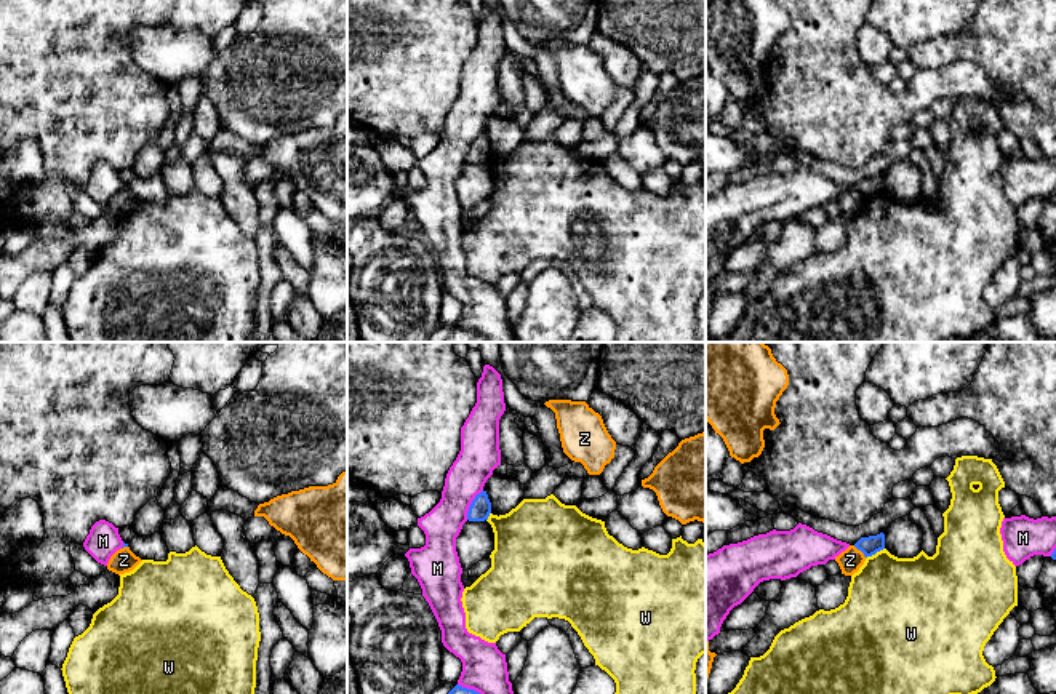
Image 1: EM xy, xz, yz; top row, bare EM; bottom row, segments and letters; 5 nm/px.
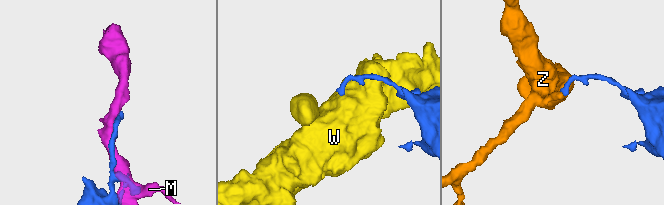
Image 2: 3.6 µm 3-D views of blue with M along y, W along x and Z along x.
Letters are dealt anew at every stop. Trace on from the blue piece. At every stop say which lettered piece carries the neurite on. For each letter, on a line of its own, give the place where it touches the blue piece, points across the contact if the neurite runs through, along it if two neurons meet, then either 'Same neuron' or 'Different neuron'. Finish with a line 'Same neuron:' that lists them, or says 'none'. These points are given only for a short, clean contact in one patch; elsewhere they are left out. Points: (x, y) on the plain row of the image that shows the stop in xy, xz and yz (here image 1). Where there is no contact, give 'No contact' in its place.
M: Touches blue at xz (471, 146). Different neuron
W: Touches blue at yz (874, 195). Boundary: yz (884, 189), (866, 200). Different neuron
Z: Touches blue at yz (860, 191). Boundary: yz (853, 187), (866, 199). Different neuron
Same neuron: none

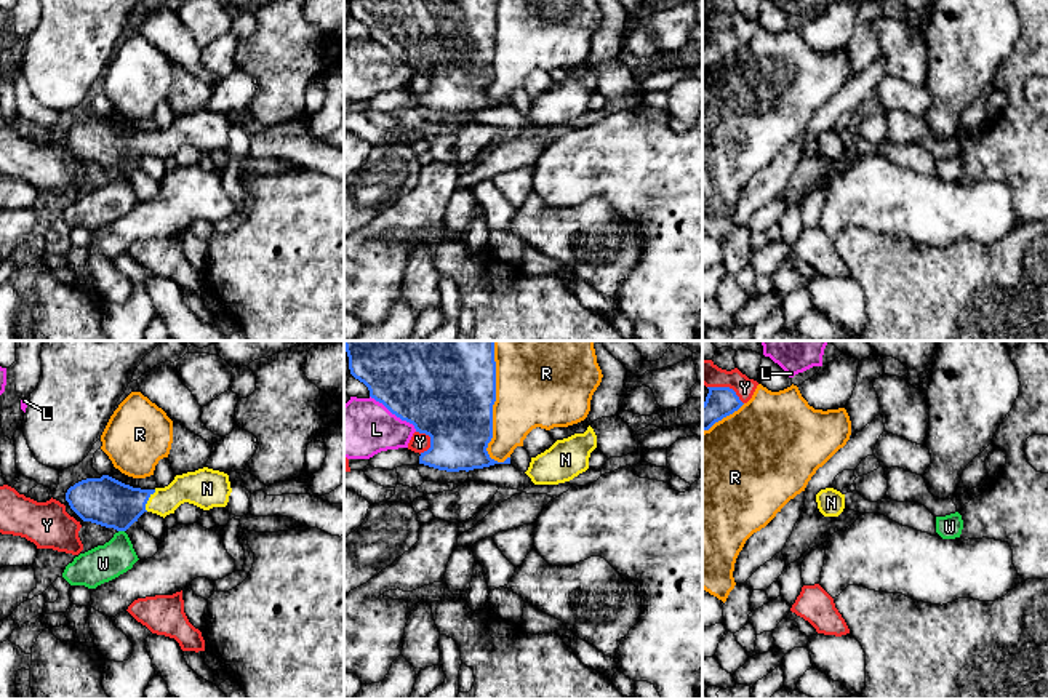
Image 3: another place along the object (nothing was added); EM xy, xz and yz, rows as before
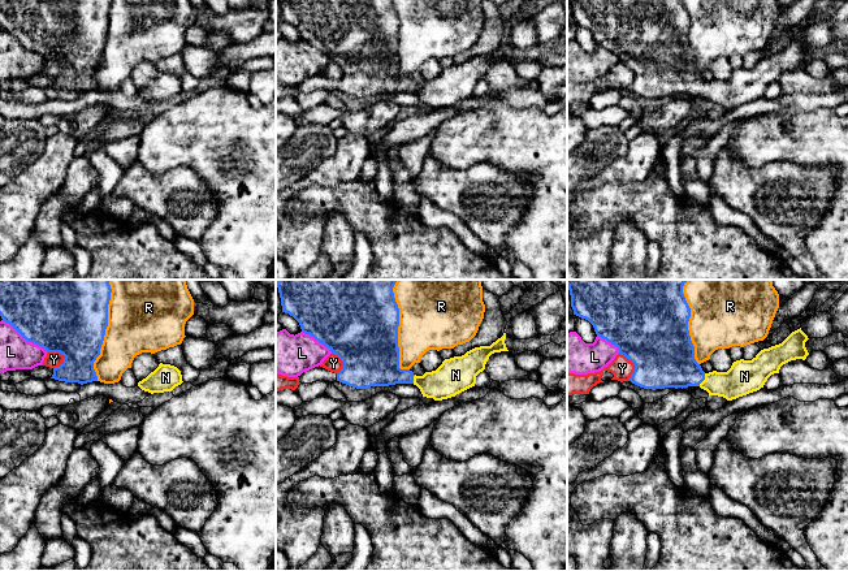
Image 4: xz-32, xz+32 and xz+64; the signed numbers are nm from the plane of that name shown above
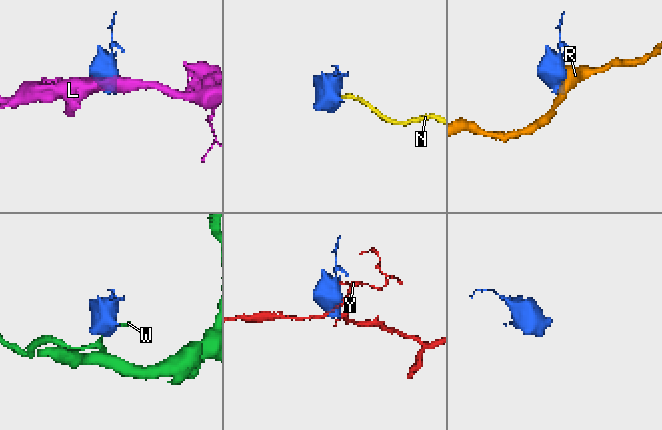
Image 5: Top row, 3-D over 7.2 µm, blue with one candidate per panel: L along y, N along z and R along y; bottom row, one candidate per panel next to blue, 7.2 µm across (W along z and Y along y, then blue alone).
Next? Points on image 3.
L: Touches blue at xz (394, 55). Different neuron
N: Touches blue at xy (148, 141). Path across: xy (104, 143), (148, 141), (196, 130). Same neuron
R: Touches blue at xz (492, 56). Different neuron
W: Touches blue at xy (122, 171). Boundary: xy (119, 171), (124, 173). Different neuron
Y: Touches blue at xz (431, 80). Different neuron
Same neuron: N

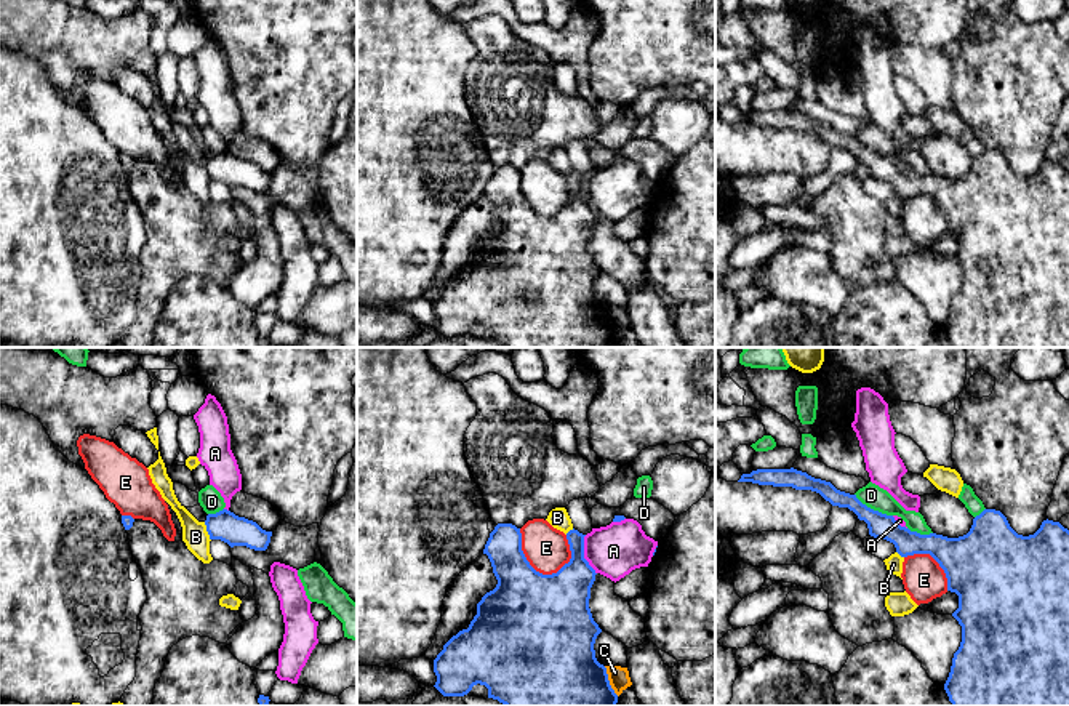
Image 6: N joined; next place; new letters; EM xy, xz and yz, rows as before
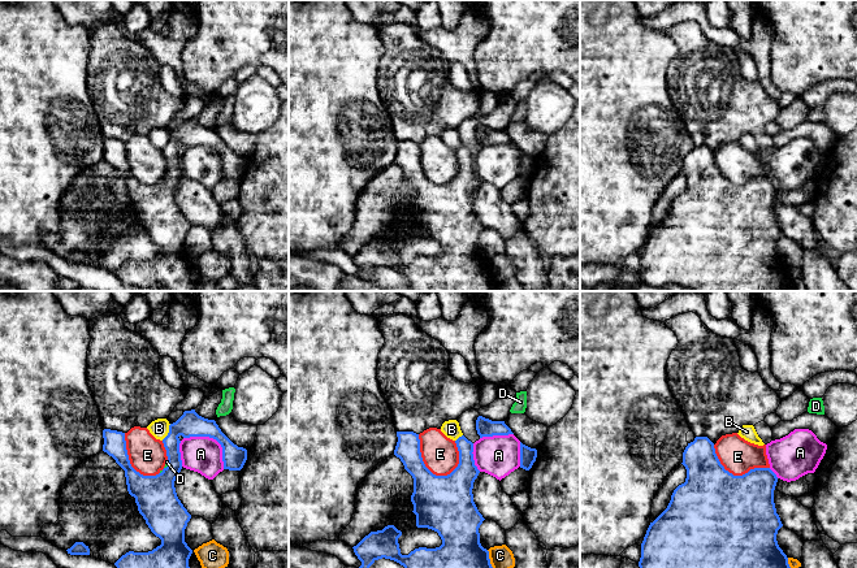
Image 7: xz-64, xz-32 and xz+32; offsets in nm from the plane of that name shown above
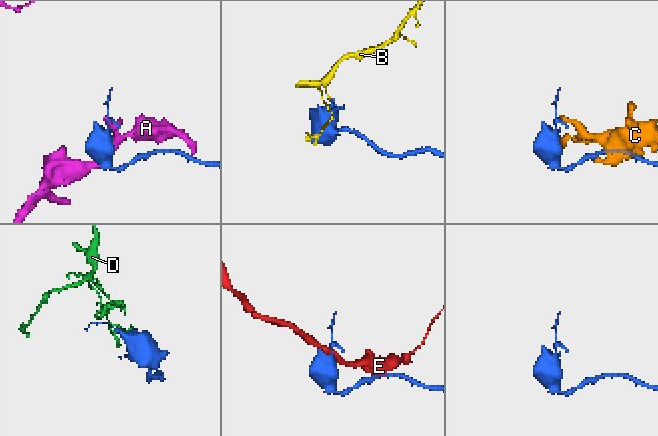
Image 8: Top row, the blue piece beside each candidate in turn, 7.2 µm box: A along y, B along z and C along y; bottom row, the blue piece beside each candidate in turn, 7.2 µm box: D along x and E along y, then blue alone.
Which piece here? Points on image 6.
A: Touches blue at xz (583, 196). Different neuron
B: Touches blue at xy (208, 173). Boundary: xy (204, 164), (210, 181). Different neuron
C: Touches blue at xz (608, 322). Boundary: xz (604, 308), (608, 325), (618, 336). Different neuron
D: Touches blue at yz (872, 151). Different neuron
E: Touches blue at xz (532, 208). Different neuron
Same neuron: none

